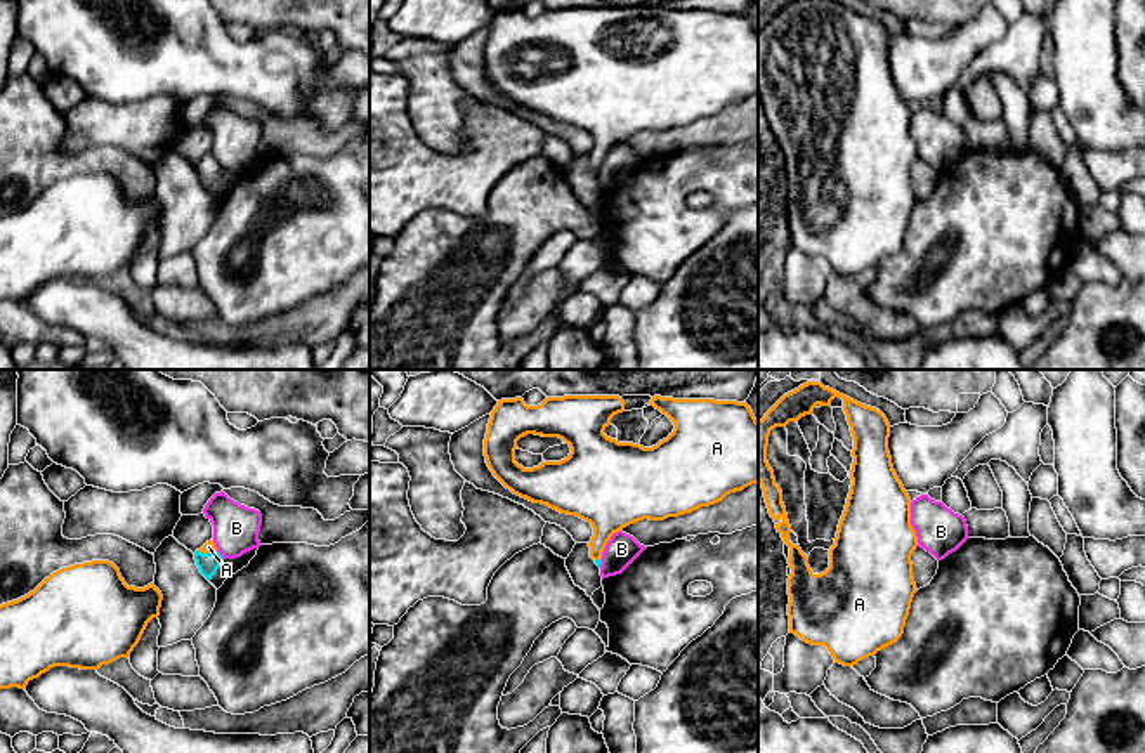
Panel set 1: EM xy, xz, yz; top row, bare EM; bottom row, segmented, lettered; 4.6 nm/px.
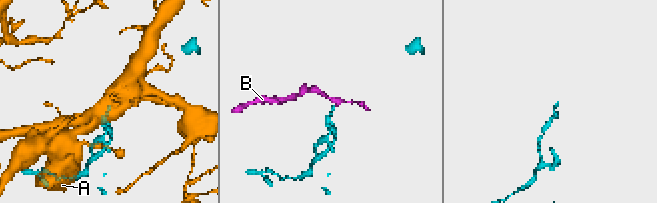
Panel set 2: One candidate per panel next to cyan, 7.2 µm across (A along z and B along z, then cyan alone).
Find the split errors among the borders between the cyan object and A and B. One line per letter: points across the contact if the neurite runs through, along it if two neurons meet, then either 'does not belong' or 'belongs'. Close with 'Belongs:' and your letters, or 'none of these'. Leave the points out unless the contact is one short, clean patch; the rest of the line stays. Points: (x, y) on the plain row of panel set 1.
A: does not belong
B: border xy (217, 162), (224, 169); does not belong
Belongs: none of these

